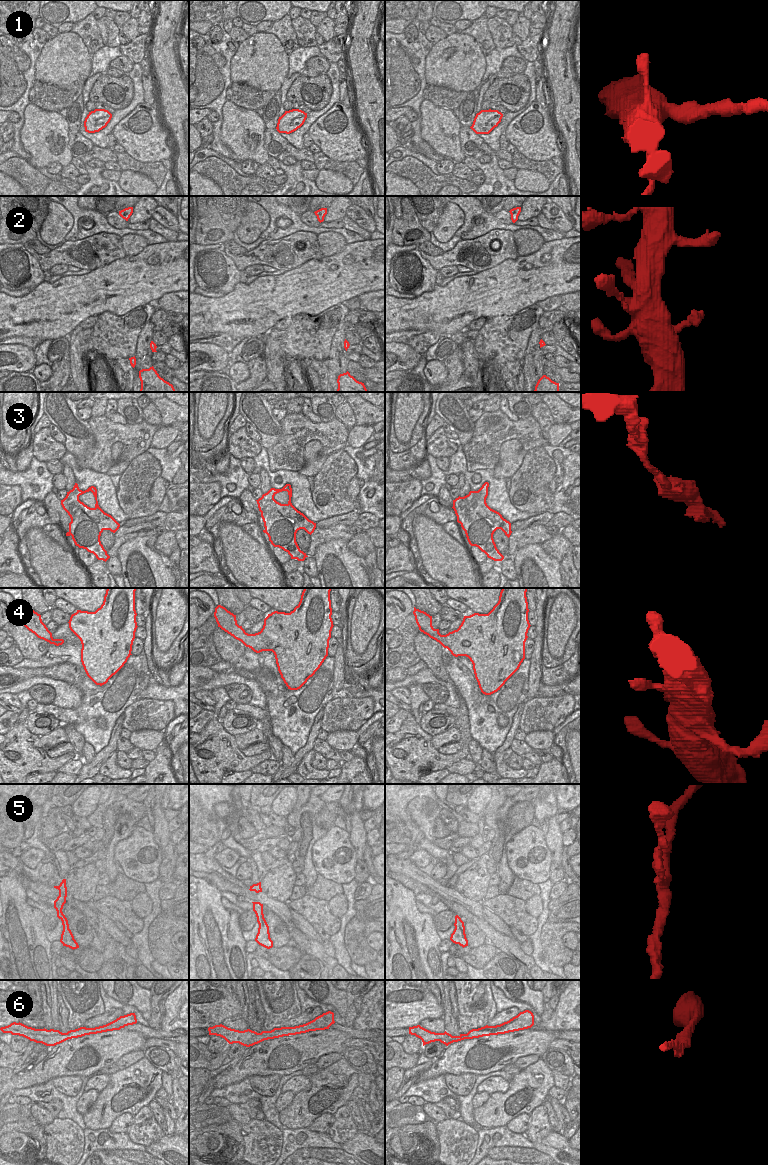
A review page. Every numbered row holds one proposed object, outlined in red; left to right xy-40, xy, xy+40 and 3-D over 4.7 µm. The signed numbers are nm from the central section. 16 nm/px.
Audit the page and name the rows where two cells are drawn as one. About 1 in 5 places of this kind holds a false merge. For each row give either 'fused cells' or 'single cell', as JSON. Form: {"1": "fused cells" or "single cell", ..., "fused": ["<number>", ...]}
{"1": "fused cells", "2": "single cell", "3": "single cell", "4": "single cell", "5": "single cell", "6": "single cell", "fused": ["1"]}

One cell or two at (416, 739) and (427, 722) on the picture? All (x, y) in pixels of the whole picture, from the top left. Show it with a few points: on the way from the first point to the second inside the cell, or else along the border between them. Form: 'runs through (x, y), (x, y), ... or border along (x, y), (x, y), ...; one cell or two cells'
border along (418, 722), (419, 726), (432, 736); two cells

